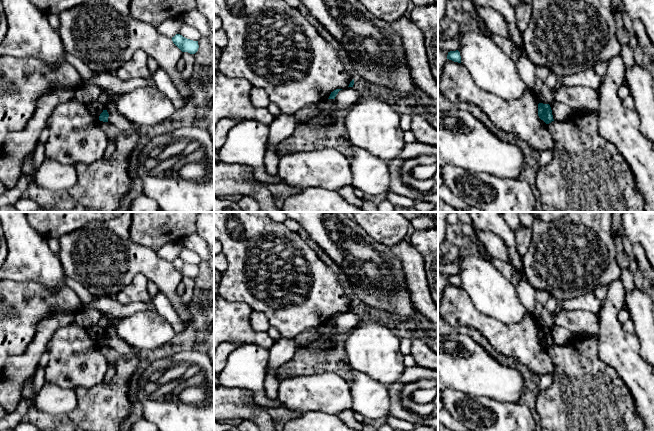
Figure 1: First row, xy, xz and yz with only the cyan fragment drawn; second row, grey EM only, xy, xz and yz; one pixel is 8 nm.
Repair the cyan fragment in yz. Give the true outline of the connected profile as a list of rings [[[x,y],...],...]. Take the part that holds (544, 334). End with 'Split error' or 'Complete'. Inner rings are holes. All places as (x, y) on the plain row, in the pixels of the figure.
[[[543,327],[538,328],[538,340],[546,348],[549,348],[552,345],[554,345],[552,334],[549,328],[543,328]]]. Complete

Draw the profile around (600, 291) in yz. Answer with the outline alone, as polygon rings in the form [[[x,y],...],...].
[[[597,285],[593,293],[600,301],[604,301],[608,293],[608,285]]]

